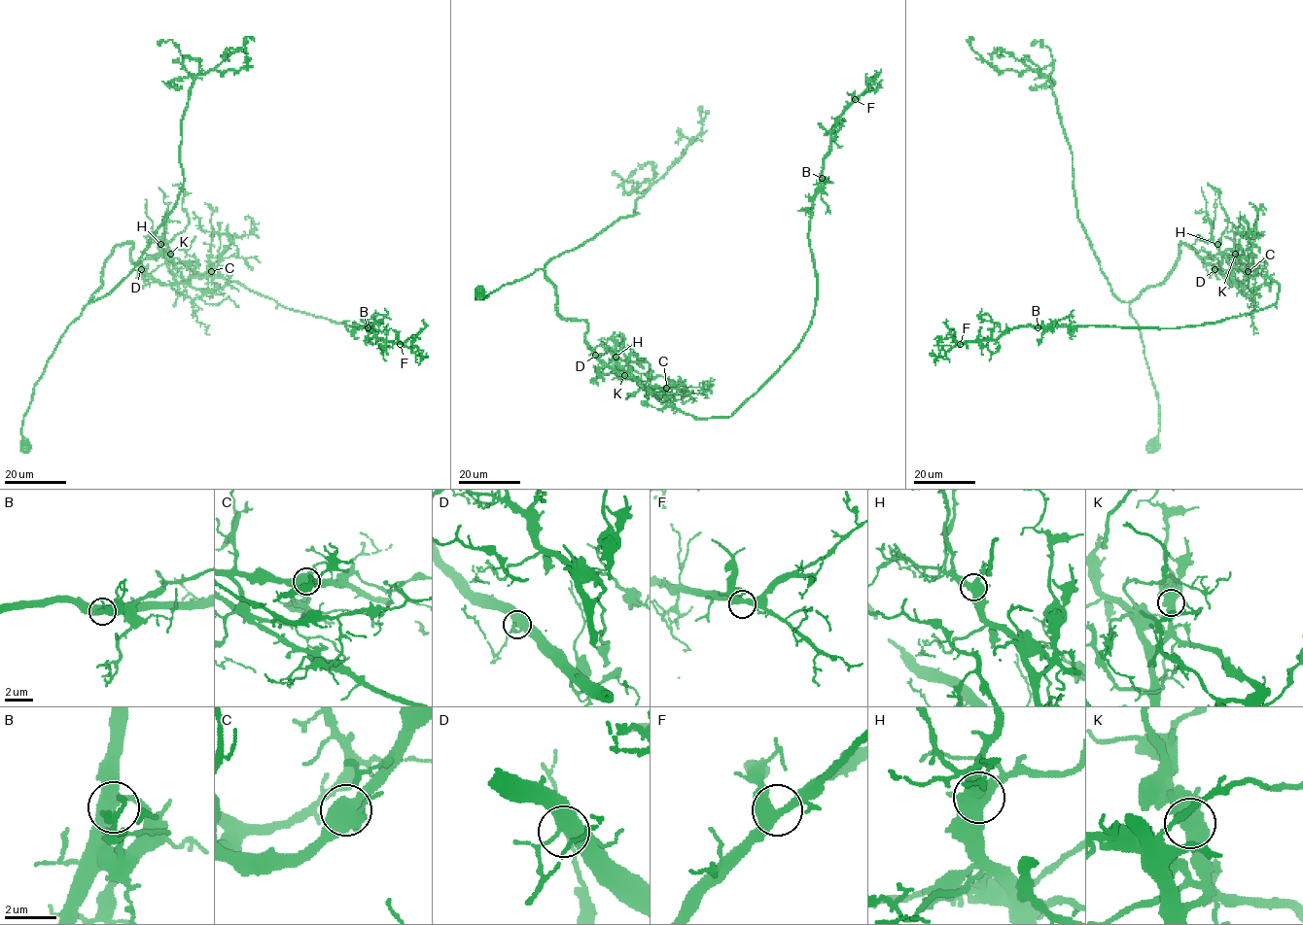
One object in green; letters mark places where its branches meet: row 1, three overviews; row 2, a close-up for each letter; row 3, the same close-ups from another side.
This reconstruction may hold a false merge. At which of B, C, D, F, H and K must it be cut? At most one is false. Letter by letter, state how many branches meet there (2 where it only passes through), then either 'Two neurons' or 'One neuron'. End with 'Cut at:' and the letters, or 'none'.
B: Branches: 3. One neuron
C: Branches: 3. One neuron
D: Branches: 3. One neuron
F: Branches: 3. One neuron
H: Branches: 3. One neuron
K: Branches: 3. Two neurons
Cut at: K

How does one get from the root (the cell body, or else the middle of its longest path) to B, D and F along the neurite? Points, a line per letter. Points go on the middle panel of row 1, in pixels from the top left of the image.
B: (479, 293), (542, 269), (601, 359), (682, 411), (730, 417), (810, 325), (822, 178)
D: (479, 293), (476, 299), (485, 298), (542, 269), (555, 290), (557, 312), (586, 322), (585, 342), (595, 355)
F: (479, 293), (542, 269), (601, 359), (682, 411), (730, 417), (810, 325), (811, 202), (855, 99)

